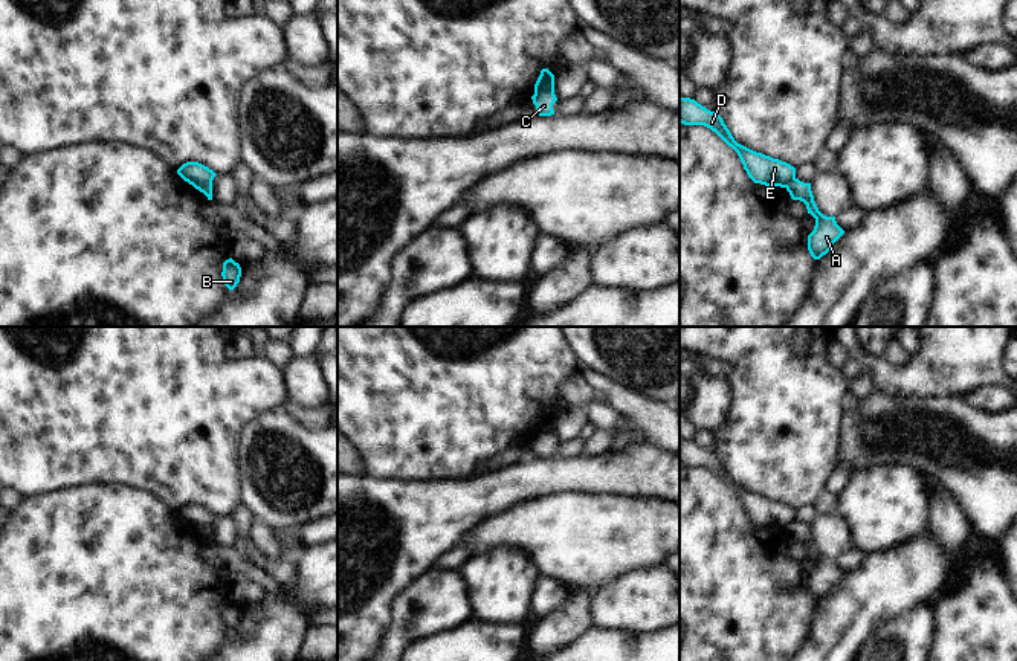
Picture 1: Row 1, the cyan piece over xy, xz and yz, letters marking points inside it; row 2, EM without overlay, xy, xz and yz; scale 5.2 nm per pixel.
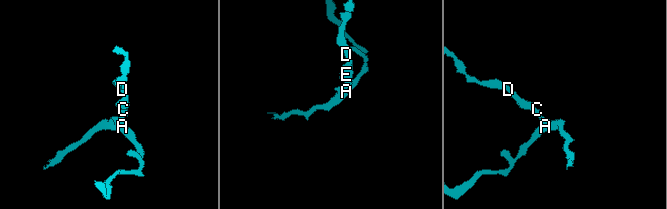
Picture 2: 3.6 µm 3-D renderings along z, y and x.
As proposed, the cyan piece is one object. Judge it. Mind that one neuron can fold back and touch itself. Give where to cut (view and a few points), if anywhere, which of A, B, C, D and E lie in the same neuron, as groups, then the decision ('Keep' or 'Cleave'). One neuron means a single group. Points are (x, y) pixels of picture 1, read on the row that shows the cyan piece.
Split along xz (553, 90), (535, 93). Groups: A B C / D E. Cleave.

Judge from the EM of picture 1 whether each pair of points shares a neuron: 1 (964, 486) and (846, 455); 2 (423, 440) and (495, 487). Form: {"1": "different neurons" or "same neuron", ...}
{"1": "same neuron", "2": "different neurons"}

